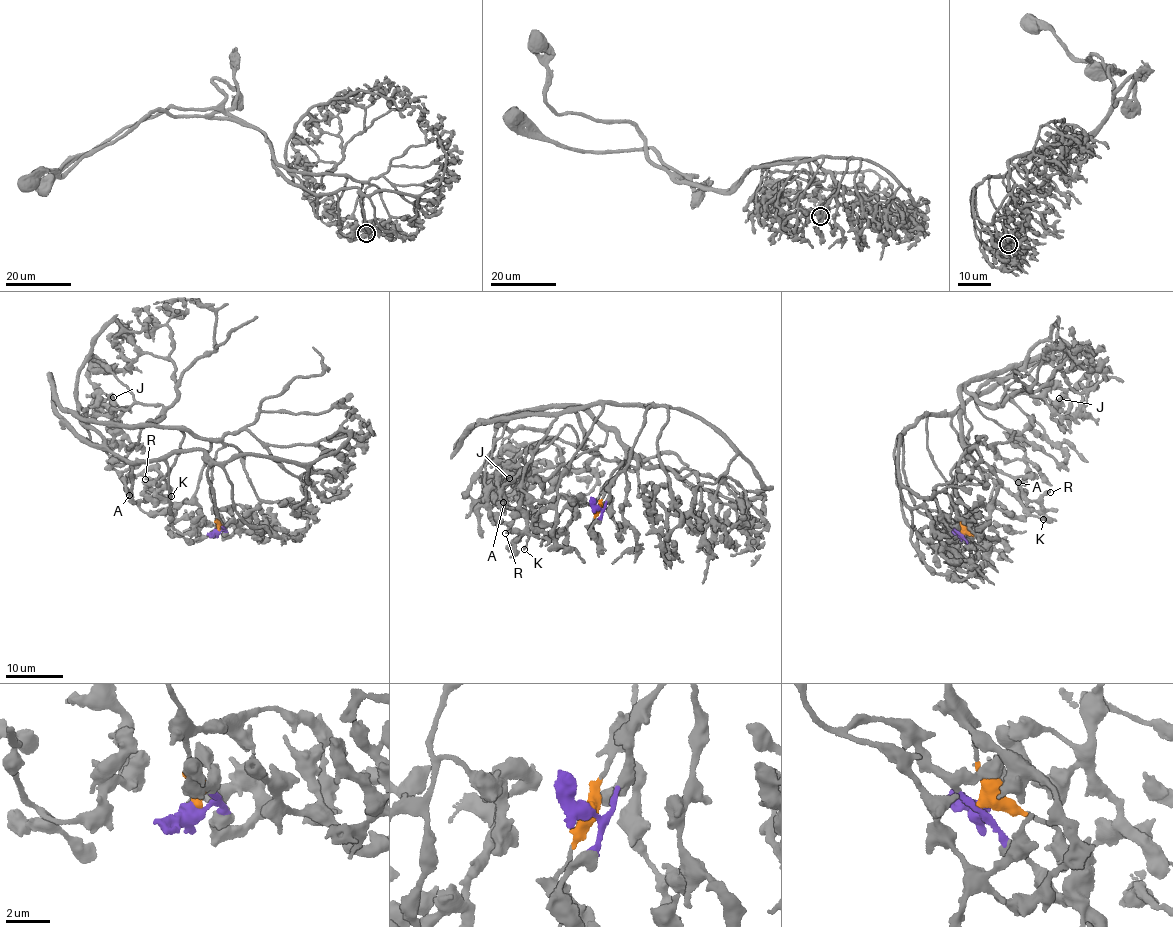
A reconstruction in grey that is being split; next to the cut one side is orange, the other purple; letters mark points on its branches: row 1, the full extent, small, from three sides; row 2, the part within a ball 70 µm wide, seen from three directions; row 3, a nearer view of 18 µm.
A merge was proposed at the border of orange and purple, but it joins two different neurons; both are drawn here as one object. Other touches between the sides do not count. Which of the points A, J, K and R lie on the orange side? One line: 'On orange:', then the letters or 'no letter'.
On orange: K, R

